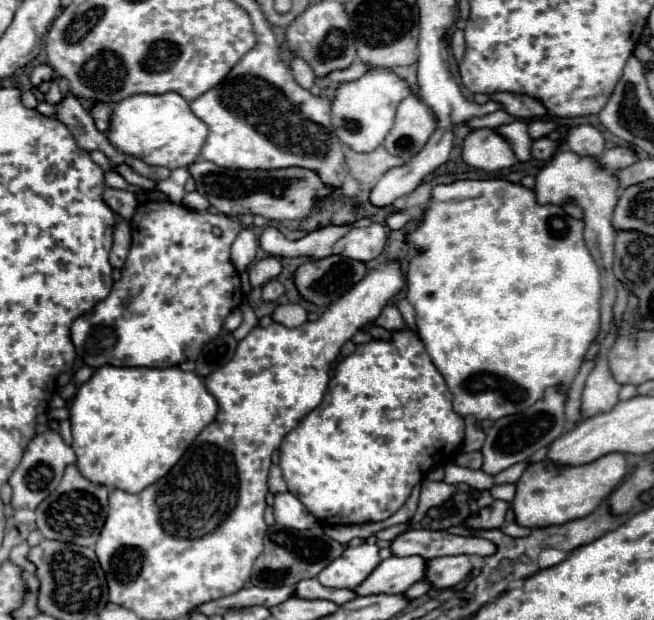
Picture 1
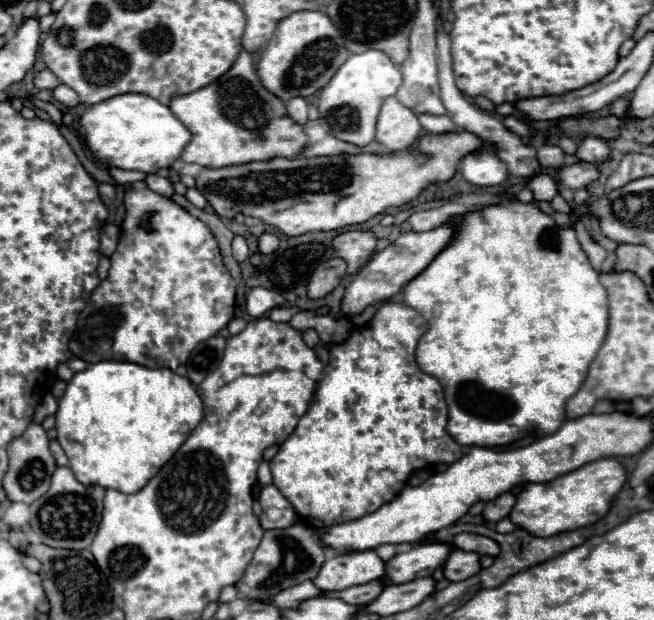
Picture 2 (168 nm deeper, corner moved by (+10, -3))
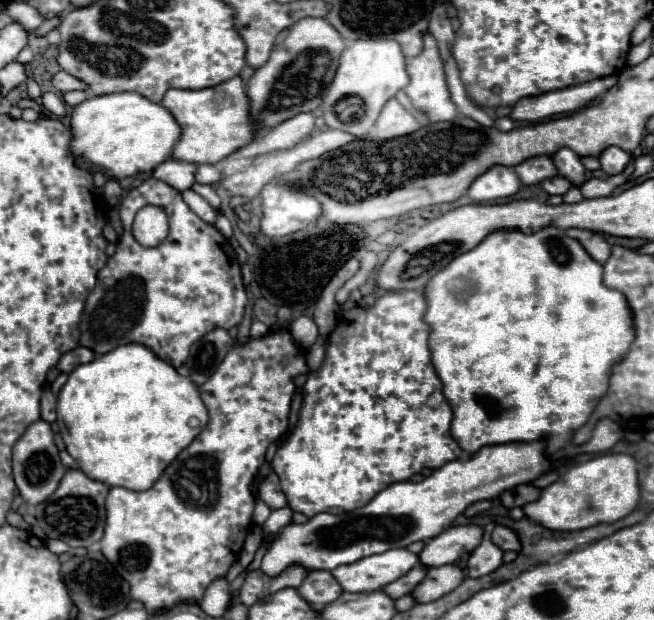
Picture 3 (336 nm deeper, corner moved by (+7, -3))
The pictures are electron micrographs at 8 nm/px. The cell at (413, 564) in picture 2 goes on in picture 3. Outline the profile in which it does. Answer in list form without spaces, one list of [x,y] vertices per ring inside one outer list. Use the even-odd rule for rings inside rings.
[[[453,526],[431,538],[419,552],[419,562],[425,568],[453,564],[479,546],[483,530],[479,526]]]

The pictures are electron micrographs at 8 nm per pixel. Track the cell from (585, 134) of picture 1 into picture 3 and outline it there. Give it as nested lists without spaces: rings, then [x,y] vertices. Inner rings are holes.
[[[609,146],[605,148],[601,154],[599,154],[599,162],[601,162],[601,170],[605,174],[619,174],[625,164],[629,162],[629,152],[623,152],[621,148],[615,148],[615,146]]]

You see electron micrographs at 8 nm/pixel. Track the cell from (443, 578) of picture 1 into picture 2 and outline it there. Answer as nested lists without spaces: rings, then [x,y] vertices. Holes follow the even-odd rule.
[[[456,548],[446,564],[444,564],[444,576],[450,582],[458,582],[458,580],[466,580],[470,576],[474,576],[480,570],[480,554],[476,552],[464,552],[460,548]]]

